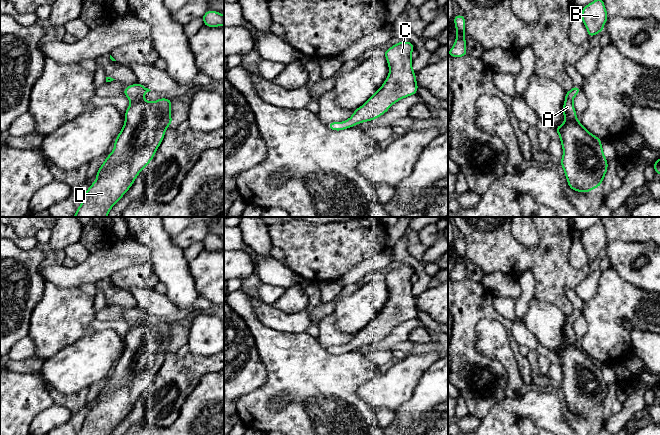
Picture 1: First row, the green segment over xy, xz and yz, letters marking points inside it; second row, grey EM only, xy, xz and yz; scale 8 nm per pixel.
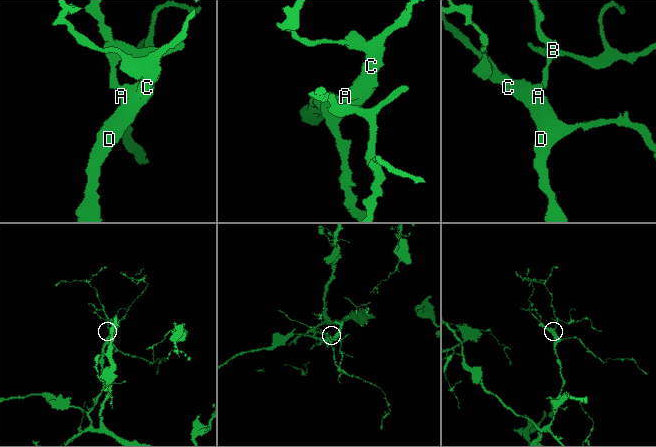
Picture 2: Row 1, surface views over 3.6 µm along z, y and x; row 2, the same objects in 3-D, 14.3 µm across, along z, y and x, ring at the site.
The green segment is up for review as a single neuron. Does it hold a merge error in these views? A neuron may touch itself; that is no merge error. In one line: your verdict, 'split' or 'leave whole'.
leave whole

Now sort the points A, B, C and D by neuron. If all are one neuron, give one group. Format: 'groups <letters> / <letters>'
groups A B C D

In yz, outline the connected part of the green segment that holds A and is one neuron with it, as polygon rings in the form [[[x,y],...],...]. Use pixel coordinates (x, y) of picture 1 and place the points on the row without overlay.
[[[574,310],[566,316],[563,328],[565,346],[555,351],[563,372],[561,390],[568,411],[574,415],[588,417],[601,410],[608,393],[603,377],[602,364],[583,351],[577,344],[573,329],[574,321],[582,312]]]

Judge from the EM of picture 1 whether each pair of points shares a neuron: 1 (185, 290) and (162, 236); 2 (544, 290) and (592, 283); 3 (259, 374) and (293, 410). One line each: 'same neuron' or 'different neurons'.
1: same neuron
2: different neurons
3: different neurons

